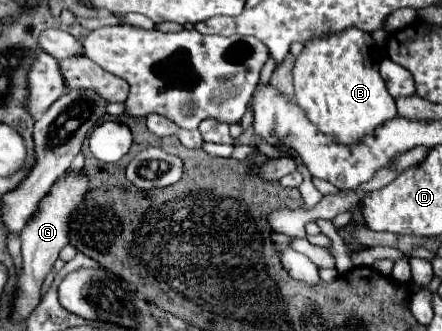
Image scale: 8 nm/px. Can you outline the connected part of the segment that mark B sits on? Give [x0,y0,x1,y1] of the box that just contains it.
[293,29,397,147]

